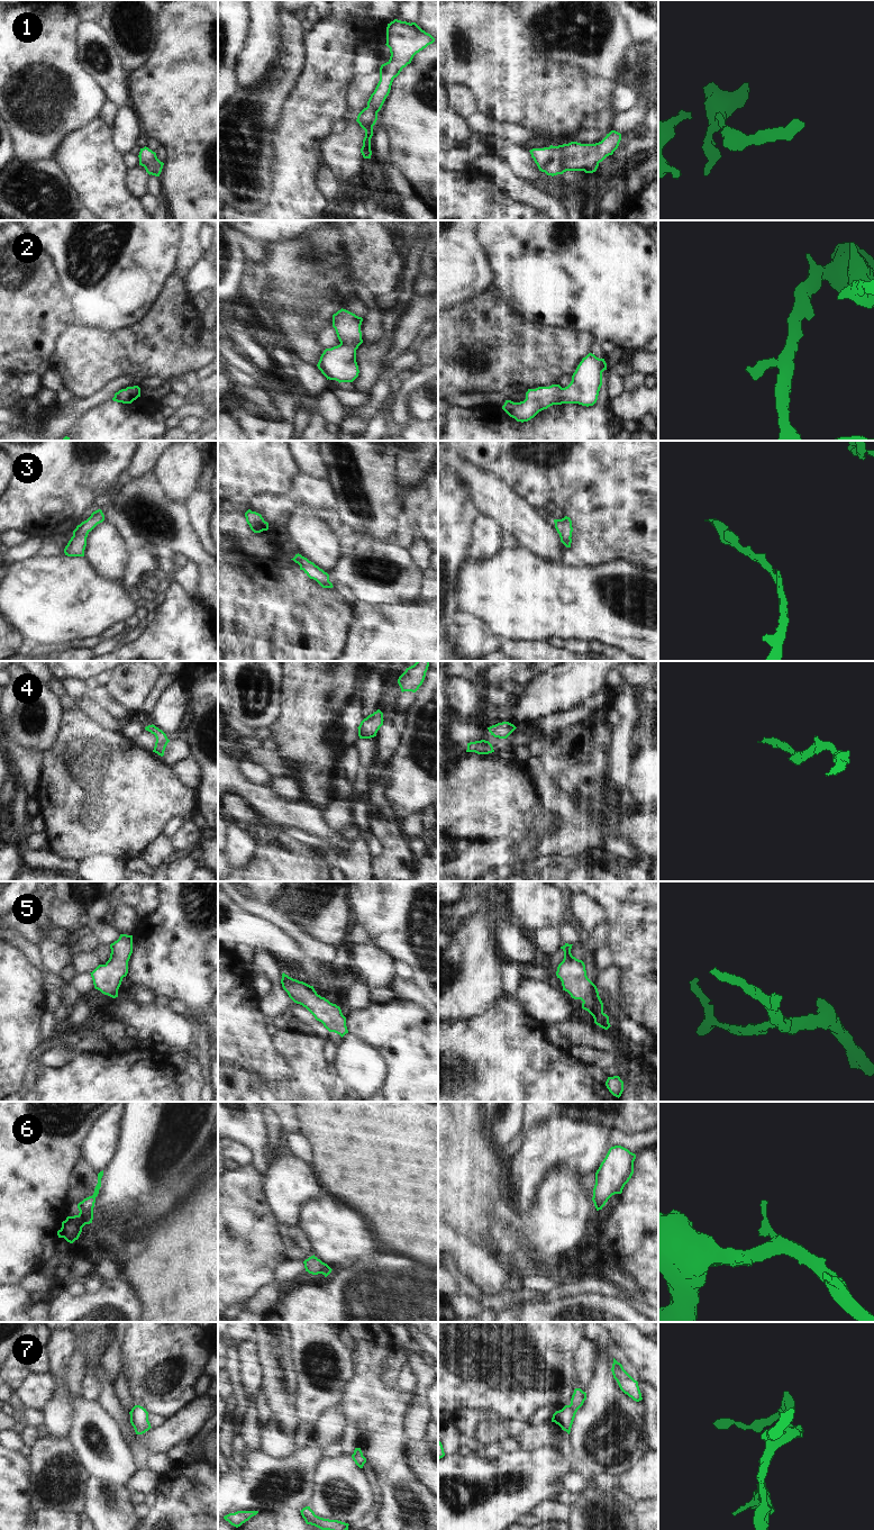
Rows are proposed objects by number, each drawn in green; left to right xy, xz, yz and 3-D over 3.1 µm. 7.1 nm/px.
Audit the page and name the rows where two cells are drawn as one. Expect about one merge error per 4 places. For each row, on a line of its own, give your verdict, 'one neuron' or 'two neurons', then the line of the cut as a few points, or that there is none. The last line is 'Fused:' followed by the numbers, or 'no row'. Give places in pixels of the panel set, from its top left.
1: one neuron; cut none
2: one neuron; cut none
3: one neuron; cut none
4: one neuron; cut none
5: one neuron; cut none
6: one neuron; cut none
7: one neuron; cut none
Fused: no row

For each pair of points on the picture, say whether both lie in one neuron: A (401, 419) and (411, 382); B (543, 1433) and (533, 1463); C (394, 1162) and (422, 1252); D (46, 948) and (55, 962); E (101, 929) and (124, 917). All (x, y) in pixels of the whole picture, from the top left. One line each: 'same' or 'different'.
A: same
B: different
C: same
D: same
E: different

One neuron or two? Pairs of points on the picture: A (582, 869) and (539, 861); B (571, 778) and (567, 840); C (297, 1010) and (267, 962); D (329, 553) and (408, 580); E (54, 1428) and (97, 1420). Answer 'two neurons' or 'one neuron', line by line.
A: one neuron
B: two neurons
C: one neuron
D: two neurons
E: two neurons

